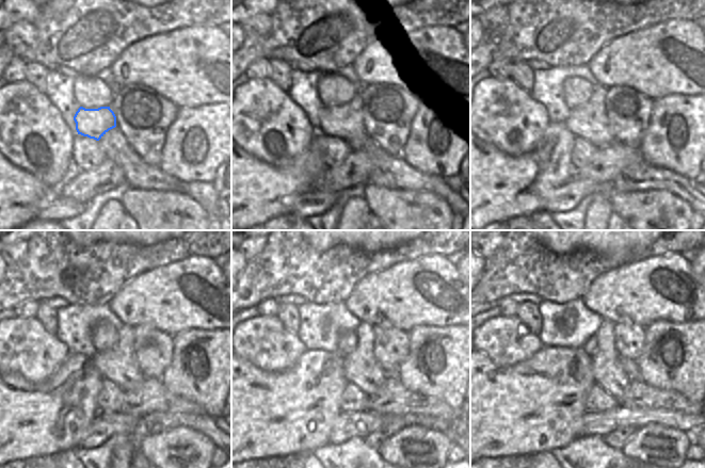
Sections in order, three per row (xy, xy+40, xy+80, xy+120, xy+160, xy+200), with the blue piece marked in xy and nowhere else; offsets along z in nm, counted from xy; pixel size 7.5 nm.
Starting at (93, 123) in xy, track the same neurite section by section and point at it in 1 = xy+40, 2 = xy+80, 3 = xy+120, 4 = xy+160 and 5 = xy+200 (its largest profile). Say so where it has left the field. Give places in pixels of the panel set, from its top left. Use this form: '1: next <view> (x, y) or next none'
1: next xy+40 (339, 122)
2: next xy+80 (582, 123)
3: next xy+120 (117, 370)
4: next xy+160 (371, 380)
5: next xy+200 (613, 380)

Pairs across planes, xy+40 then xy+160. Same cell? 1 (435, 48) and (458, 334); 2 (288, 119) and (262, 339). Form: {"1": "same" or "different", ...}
{"1": "different", "2": "same"}

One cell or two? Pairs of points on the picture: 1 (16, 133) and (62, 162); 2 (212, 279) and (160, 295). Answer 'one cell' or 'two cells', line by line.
1: one cell
2: one cell

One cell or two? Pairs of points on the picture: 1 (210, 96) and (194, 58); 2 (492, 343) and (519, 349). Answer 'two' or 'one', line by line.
1: one
2: one

